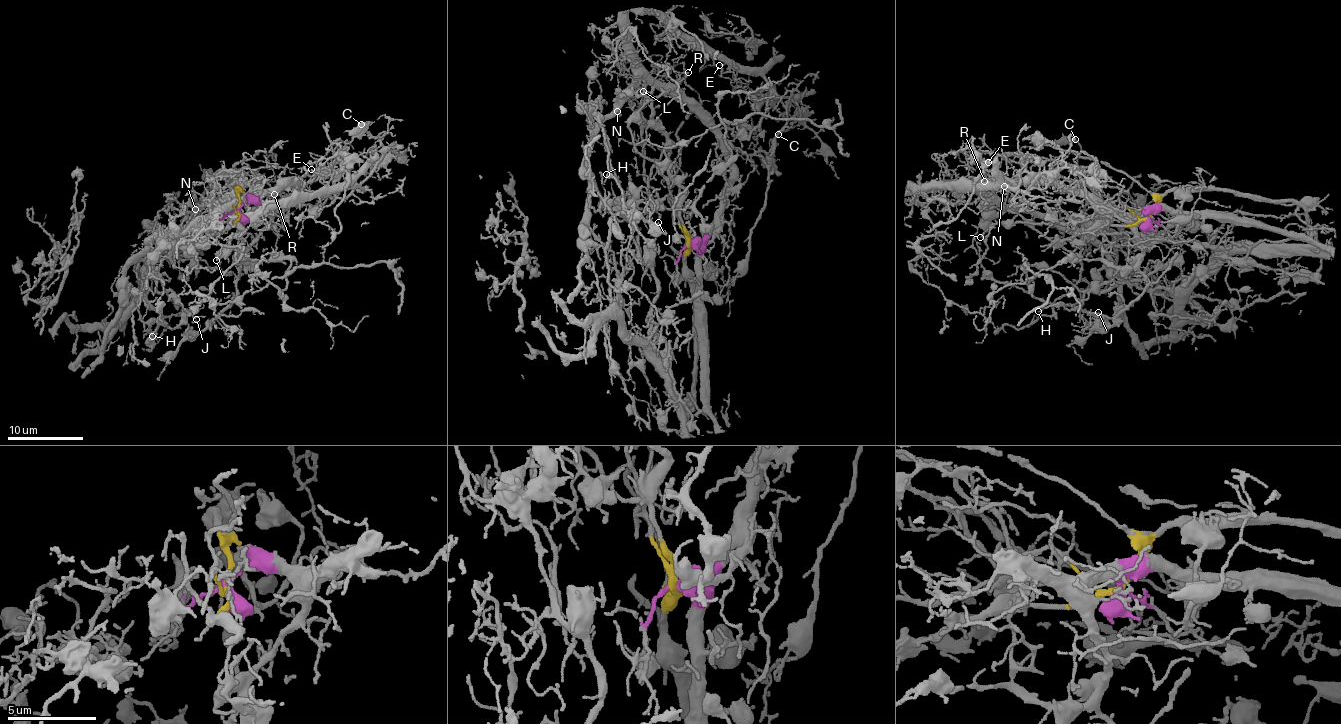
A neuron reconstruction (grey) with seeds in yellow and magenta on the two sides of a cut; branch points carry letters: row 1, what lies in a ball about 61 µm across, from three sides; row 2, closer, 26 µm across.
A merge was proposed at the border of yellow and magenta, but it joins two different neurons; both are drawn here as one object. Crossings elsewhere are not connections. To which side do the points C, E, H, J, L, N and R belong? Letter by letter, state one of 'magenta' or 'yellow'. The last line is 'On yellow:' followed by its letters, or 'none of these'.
C: magenta
E: magenta
H: yellow
J: magenta
L: yellow
N: magenta
R: magenta
On yellow: H, L

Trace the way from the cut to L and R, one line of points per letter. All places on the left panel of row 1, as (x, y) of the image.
L: (237, 210), (233, 199), (226, 229), (197, 243), (221, 246), (216, 260)
R: (237, 210), (248, 204), (279, 205), (296, 187), (298, 189), (295, 186), (263, 193), (275, 195)

